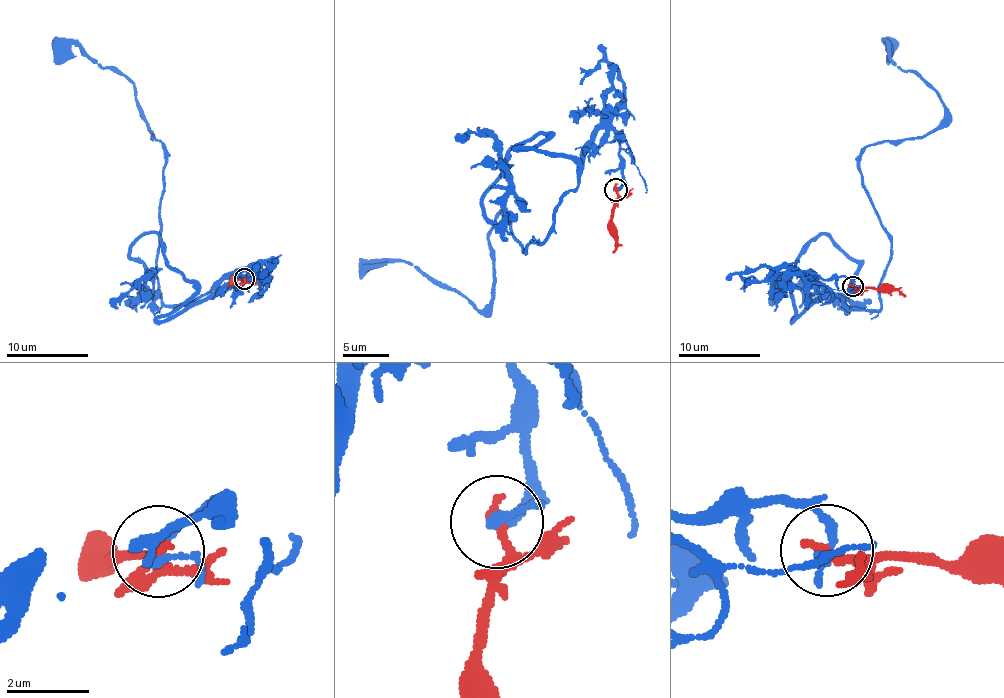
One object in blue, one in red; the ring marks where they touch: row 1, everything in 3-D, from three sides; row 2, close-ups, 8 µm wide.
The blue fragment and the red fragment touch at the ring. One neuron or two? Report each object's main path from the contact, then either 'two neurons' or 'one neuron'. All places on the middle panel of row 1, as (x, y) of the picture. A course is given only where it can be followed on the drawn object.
blue via (615, 190), (615, 138), (589, 150), (542, 243), (521, 251), (499, 212), (482, 309), (403, 261), (366, 266) | red via (615, 190), (613, 253) | two neurons

